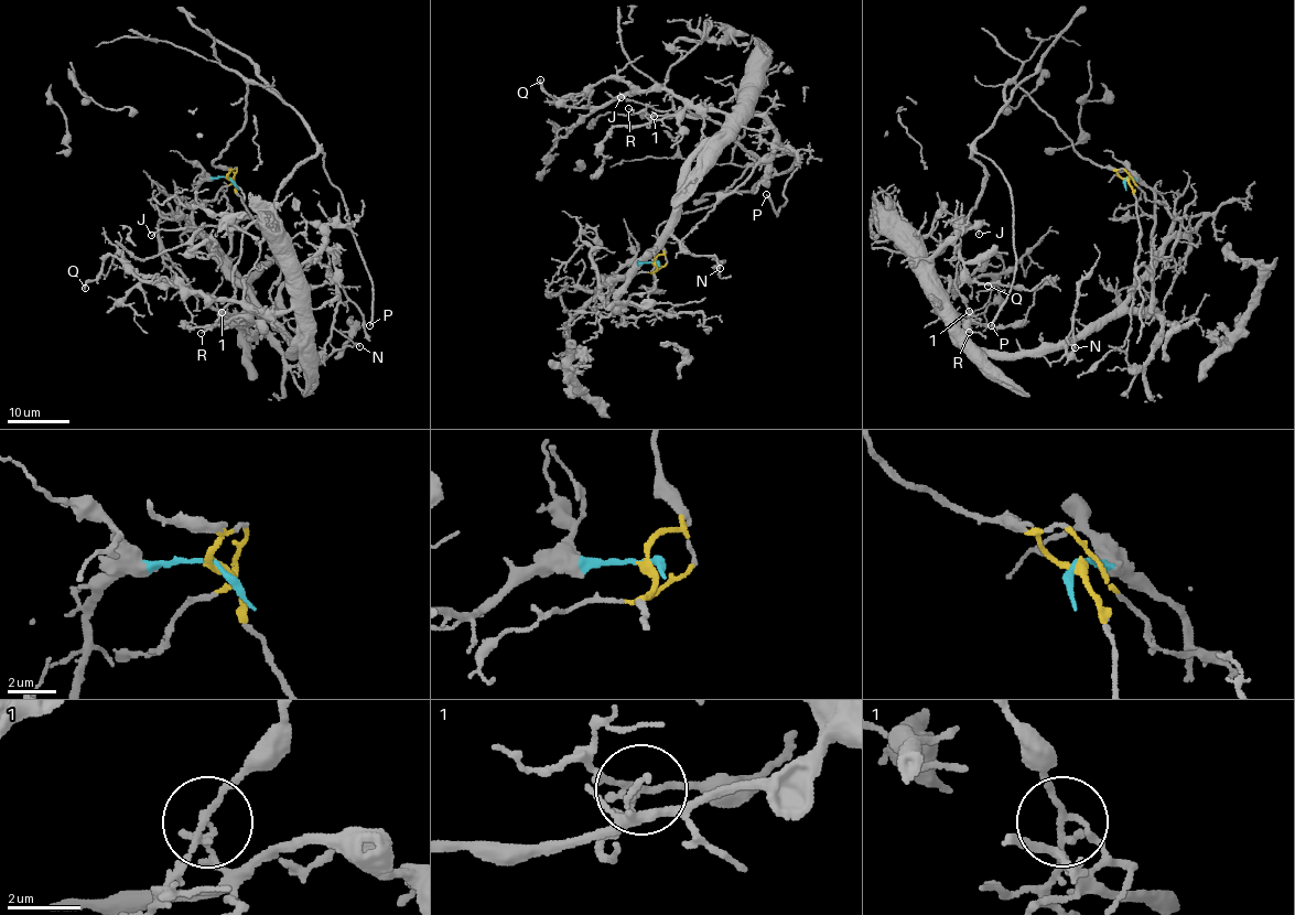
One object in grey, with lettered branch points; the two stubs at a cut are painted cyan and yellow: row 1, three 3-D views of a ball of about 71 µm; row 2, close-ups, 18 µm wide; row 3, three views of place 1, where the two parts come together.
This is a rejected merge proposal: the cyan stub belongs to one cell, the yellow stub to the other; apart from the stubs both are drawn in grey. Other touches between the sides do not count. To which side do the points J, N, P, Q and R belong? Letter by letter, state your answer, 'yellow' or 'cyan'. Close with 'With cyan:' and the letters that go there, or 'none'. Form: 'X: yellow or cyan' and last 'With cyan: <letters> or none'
J: yellow
N: cyan
P: yellow
Q: cyan
R: yellow
With cyan: N, Q

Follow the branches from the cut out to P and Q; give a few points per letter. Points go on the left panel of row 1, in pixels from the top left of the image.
P: (228, 179), (212, 164), (243, 128), (249, 83), (261, 83), (298, 112), (341, 192), (371, 284), (369, 325)
Q: (228, 176), (204, 178), (192, 226), (293, 352), (291, 308), (144, 282), (114, 256), (85, 288)

